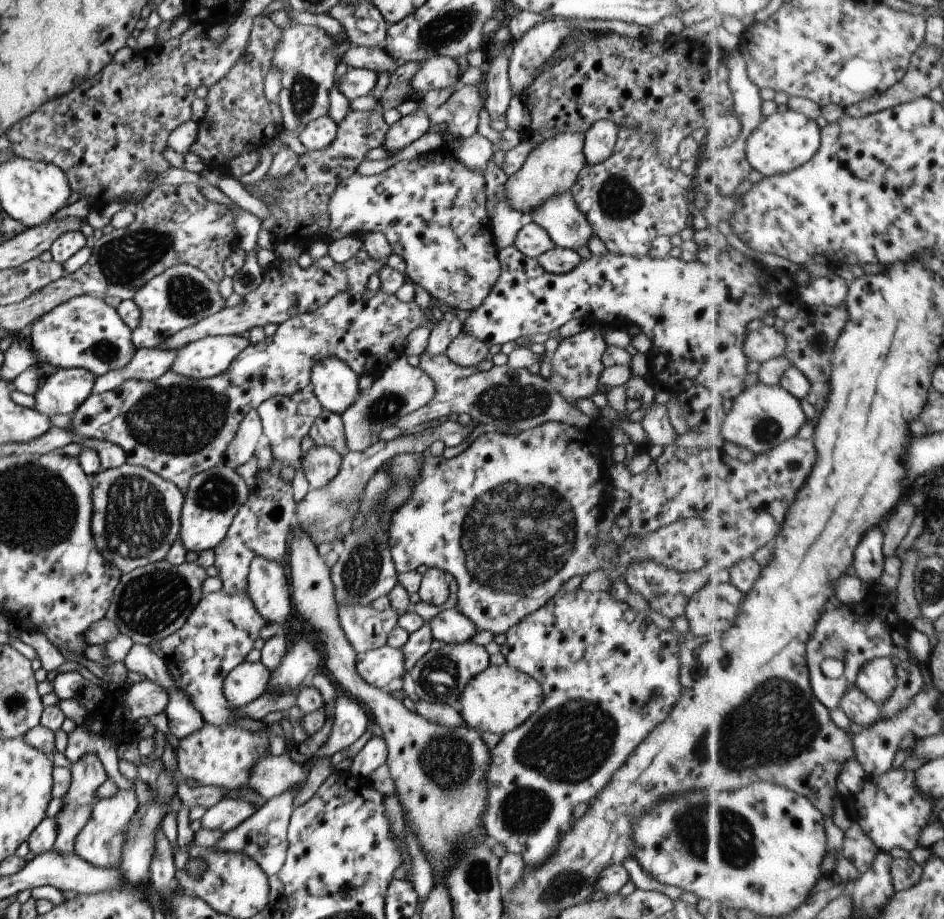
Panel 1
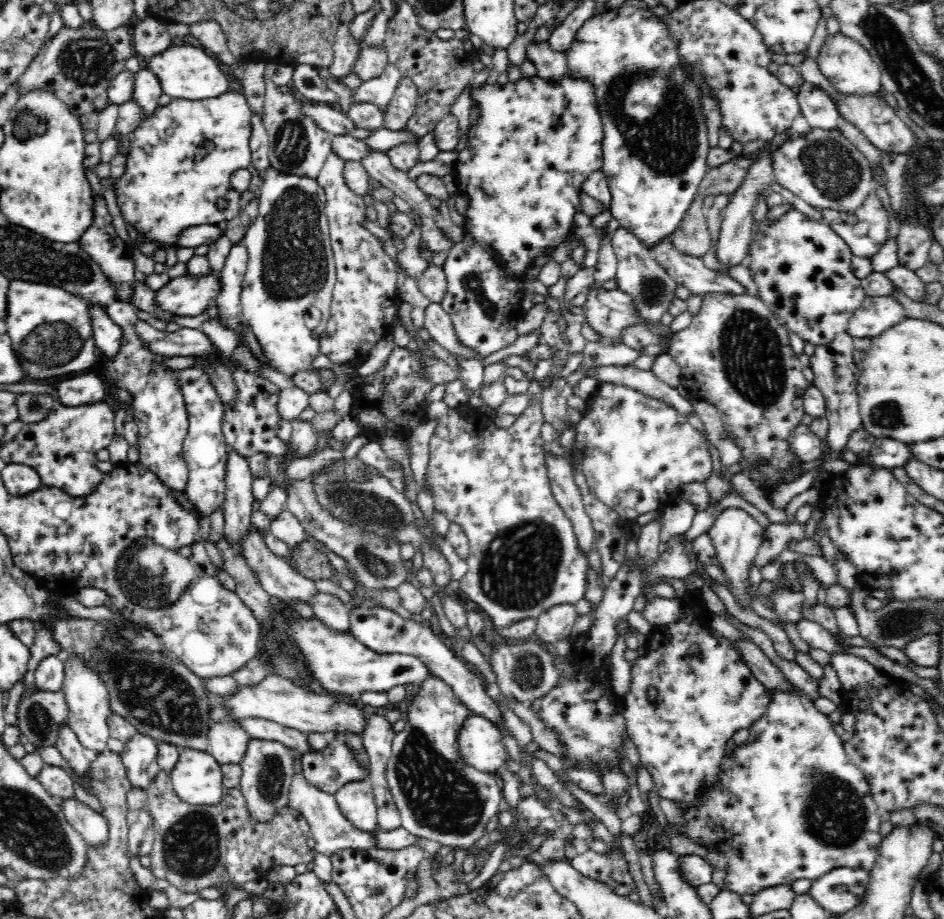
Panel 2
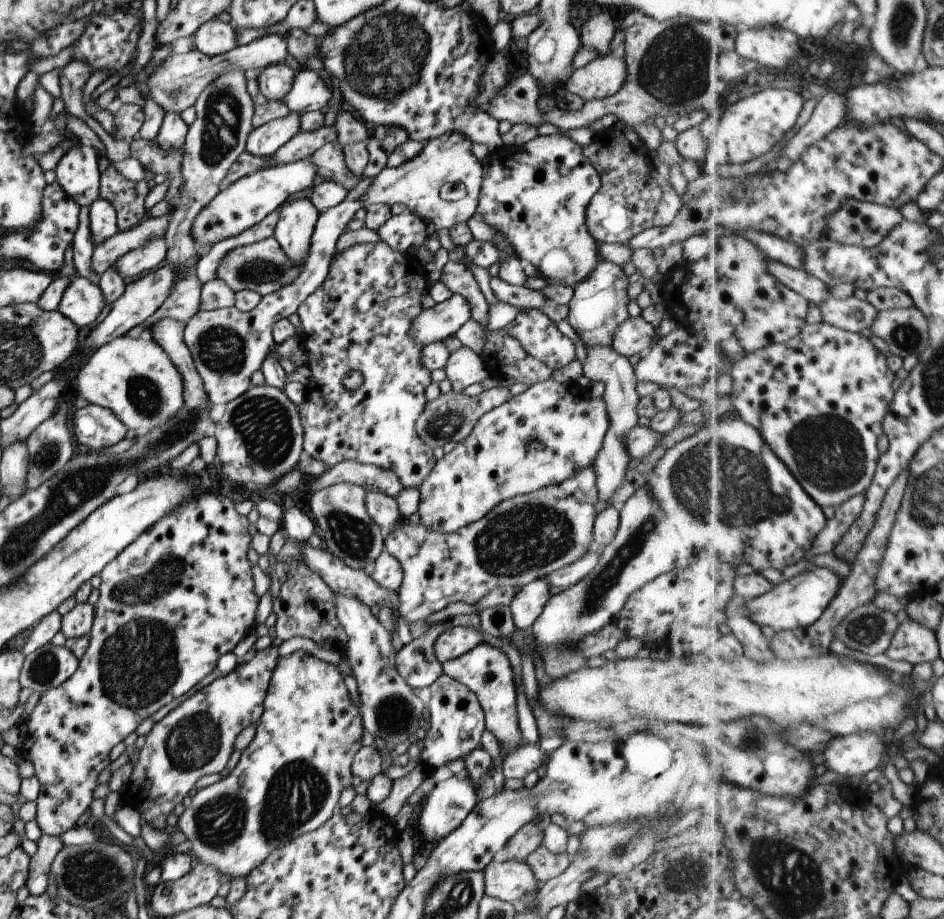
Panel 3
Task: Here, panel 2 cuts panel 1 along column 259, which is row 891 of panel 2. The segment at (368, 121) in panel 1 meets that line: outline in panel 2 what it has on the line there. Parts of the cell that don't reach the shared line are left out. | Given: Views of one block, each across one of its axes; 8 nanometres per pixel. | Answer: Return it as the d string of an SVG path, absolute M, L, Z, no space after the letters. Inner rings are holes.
M159 769L144 792L147 807L153 818L155 841L149 854L152 874L168 880L178 890L188 894L200 892L203 888L216 887L226 883L244 884L250 880L260 881L275 866L296 866L314 860L315 849L308 847L310 834L308 821L294 807L284 807L274 814L270 822L254 822L249 815L245 796L239 787L225 788L222 800L216 805L190 805L176 793L169 773Z

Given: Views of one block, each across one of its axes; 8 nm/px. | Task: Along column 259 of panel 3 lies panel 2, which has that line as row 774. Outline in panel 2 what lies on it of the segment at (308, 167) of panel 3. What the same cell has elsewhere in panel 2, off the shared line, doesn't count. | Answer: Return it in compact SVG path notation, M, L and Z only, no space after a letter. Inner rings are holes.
M183 748L169 772L175 793L190 805L216 805L222 800L222 769L207 751Z

